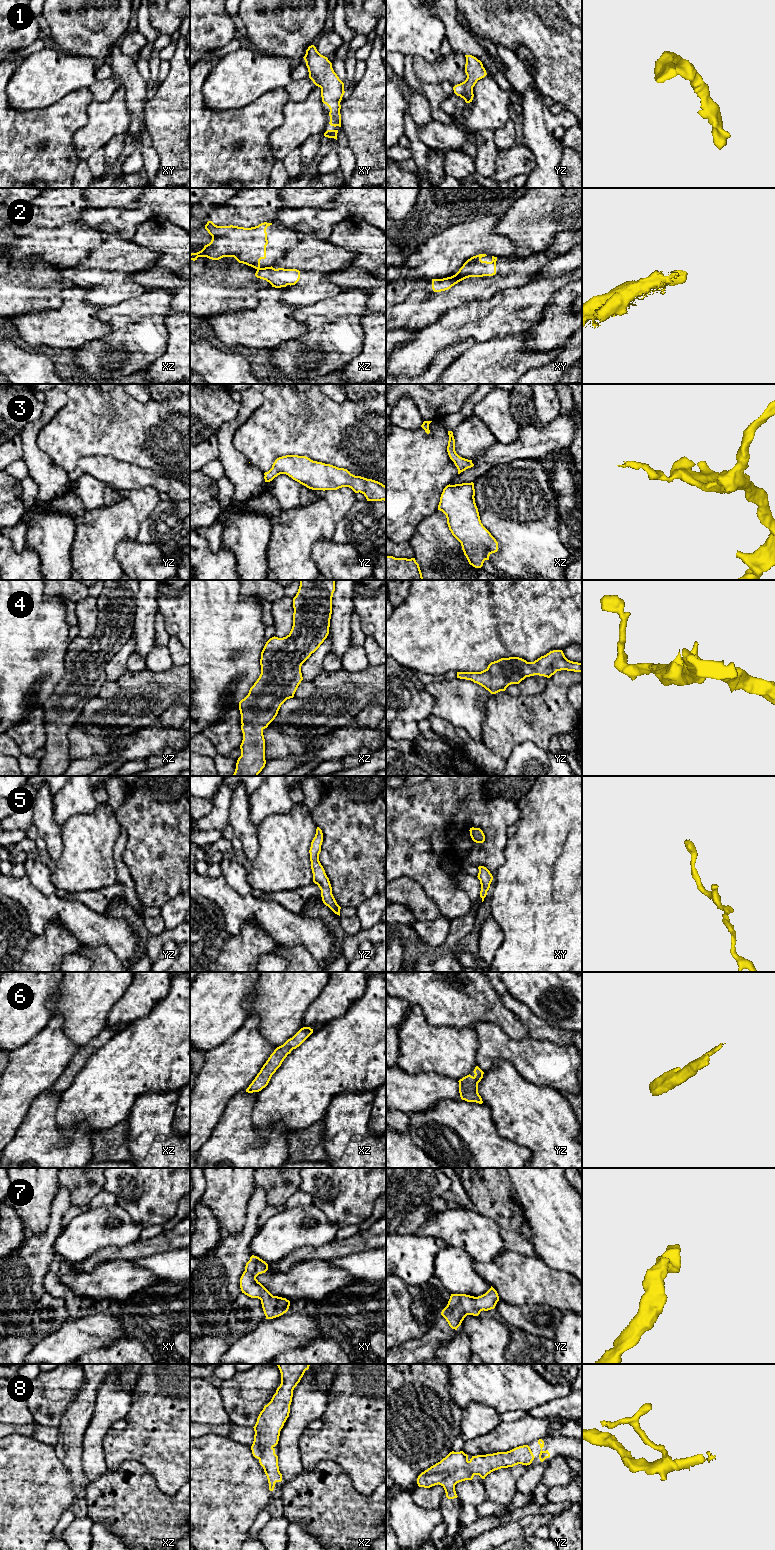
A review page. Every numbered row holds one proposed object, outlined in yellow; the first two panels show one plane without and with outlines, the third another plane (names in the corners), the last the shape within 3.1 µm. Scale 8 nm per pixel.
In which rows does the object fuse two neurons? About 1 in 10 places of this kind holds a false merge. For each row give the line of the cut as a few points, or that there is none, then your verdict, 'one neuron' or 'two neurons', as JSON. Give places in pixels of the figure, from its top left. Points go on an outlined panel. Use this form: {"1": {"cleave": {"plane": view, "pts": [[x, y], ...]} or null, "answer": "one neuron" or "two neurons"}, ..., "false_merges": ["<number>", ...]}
{"1": {"cleave": null, "answer": "one neuron"}, "2": {"cleave": {"plane": "xy", "pts": [[454, 275], [459, 281]]}, "answer": "two neurons"}, "3": {"cleave": null, "answer": "one neuron"}, "4": {"cleave": null, "answer": "one neuron"}, "5": {"cleave": null, "answer": "one neuron"}, "6": {"cleave": null, "answer": "one neuron"}, "7": {"cleave": null, "answer": "one neuron"}, "8": {"cleave": null, "answer": "one neuron"}, "false_merges": ["2"]}

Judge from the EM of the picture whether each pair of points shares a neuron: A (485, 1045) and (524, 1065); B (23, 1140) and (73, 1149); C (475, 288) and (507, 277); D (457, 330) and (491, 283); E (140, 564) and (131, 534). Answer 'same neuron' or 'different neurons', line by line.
A: same neuron
B: same neuron
C: same neuron
D: different neurons
E: different neurons

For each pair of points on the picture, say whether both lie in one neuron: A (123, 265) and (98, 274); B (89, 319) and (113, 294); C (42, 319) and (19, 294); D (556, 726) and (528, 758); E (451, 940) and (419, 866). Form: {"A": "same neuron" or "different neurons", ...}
{"A": "same neuron", "B": "different neurons", "C": "different neurons", "D": "different neurons", "E": "different neurons"}

